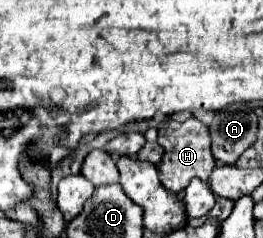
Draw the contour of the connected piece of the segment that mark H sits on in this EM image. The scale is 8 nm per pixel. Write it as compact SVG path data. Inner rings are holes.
M191 117L191 119L183 121L183 123L169 121L167 127L165 127L165 133L163 133L163 129L159 131L157 143L163 147L165 153L163 153L163 159L155 167L159 169L159 181L167 191L177 195L195 177L201 179L201 181L207 181L209 173L215 167L215 159L211 155L211 139L209 139L209 129L207 129L205 123L201 123L195 117Z

